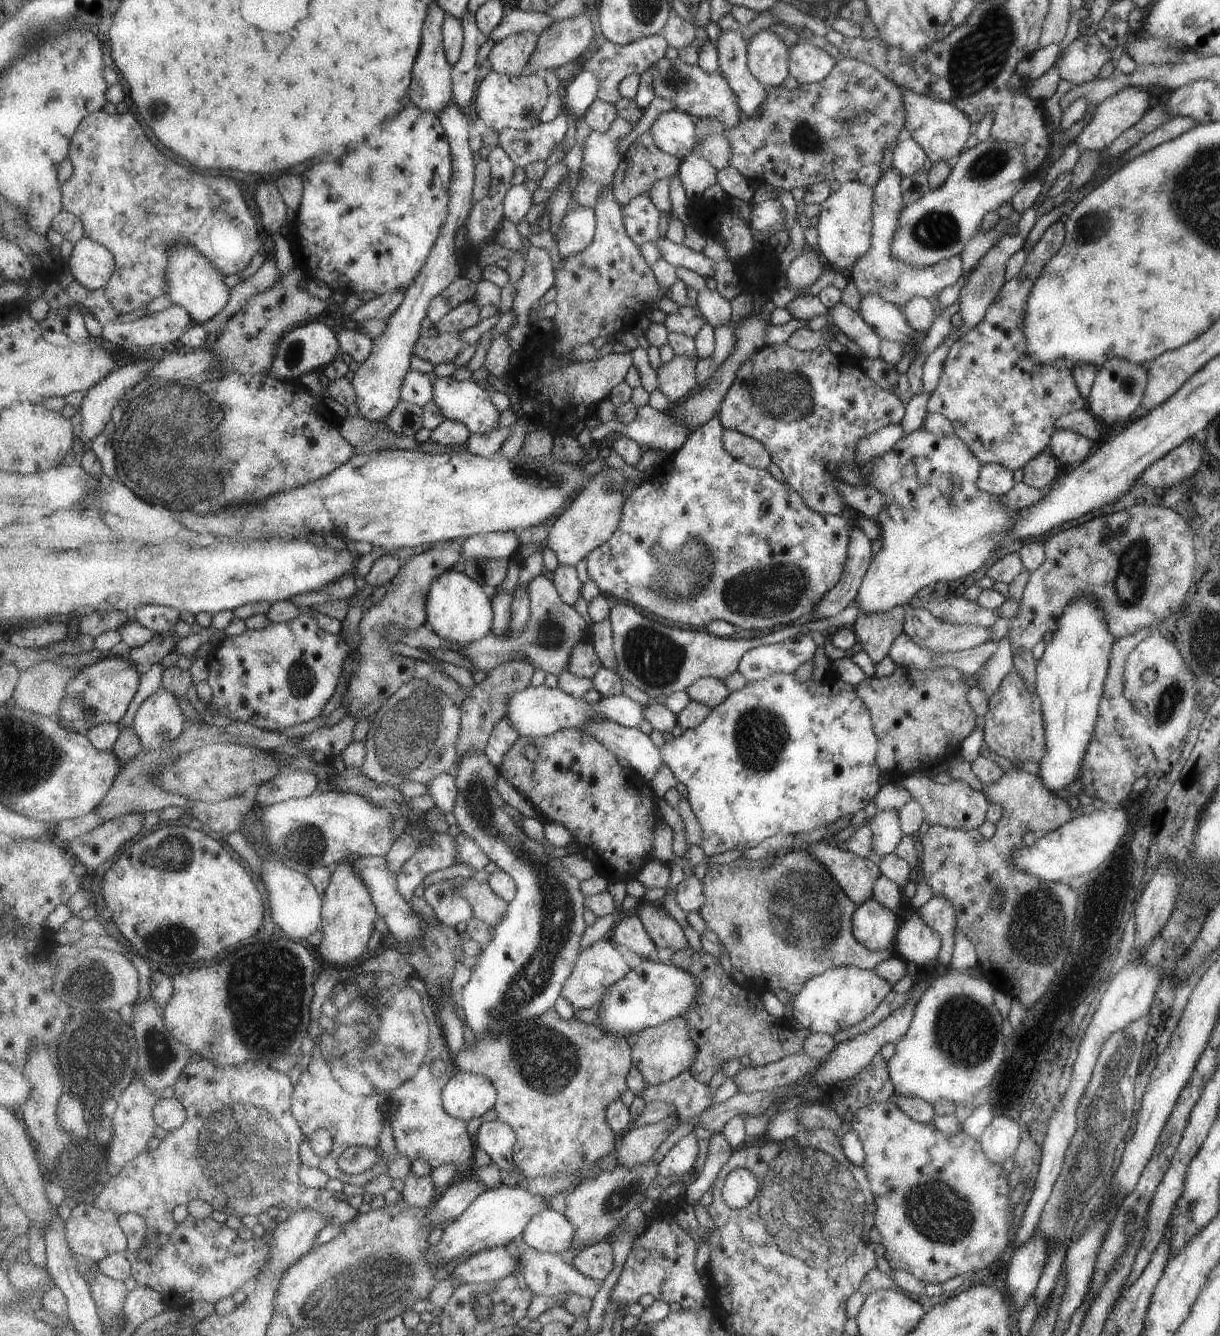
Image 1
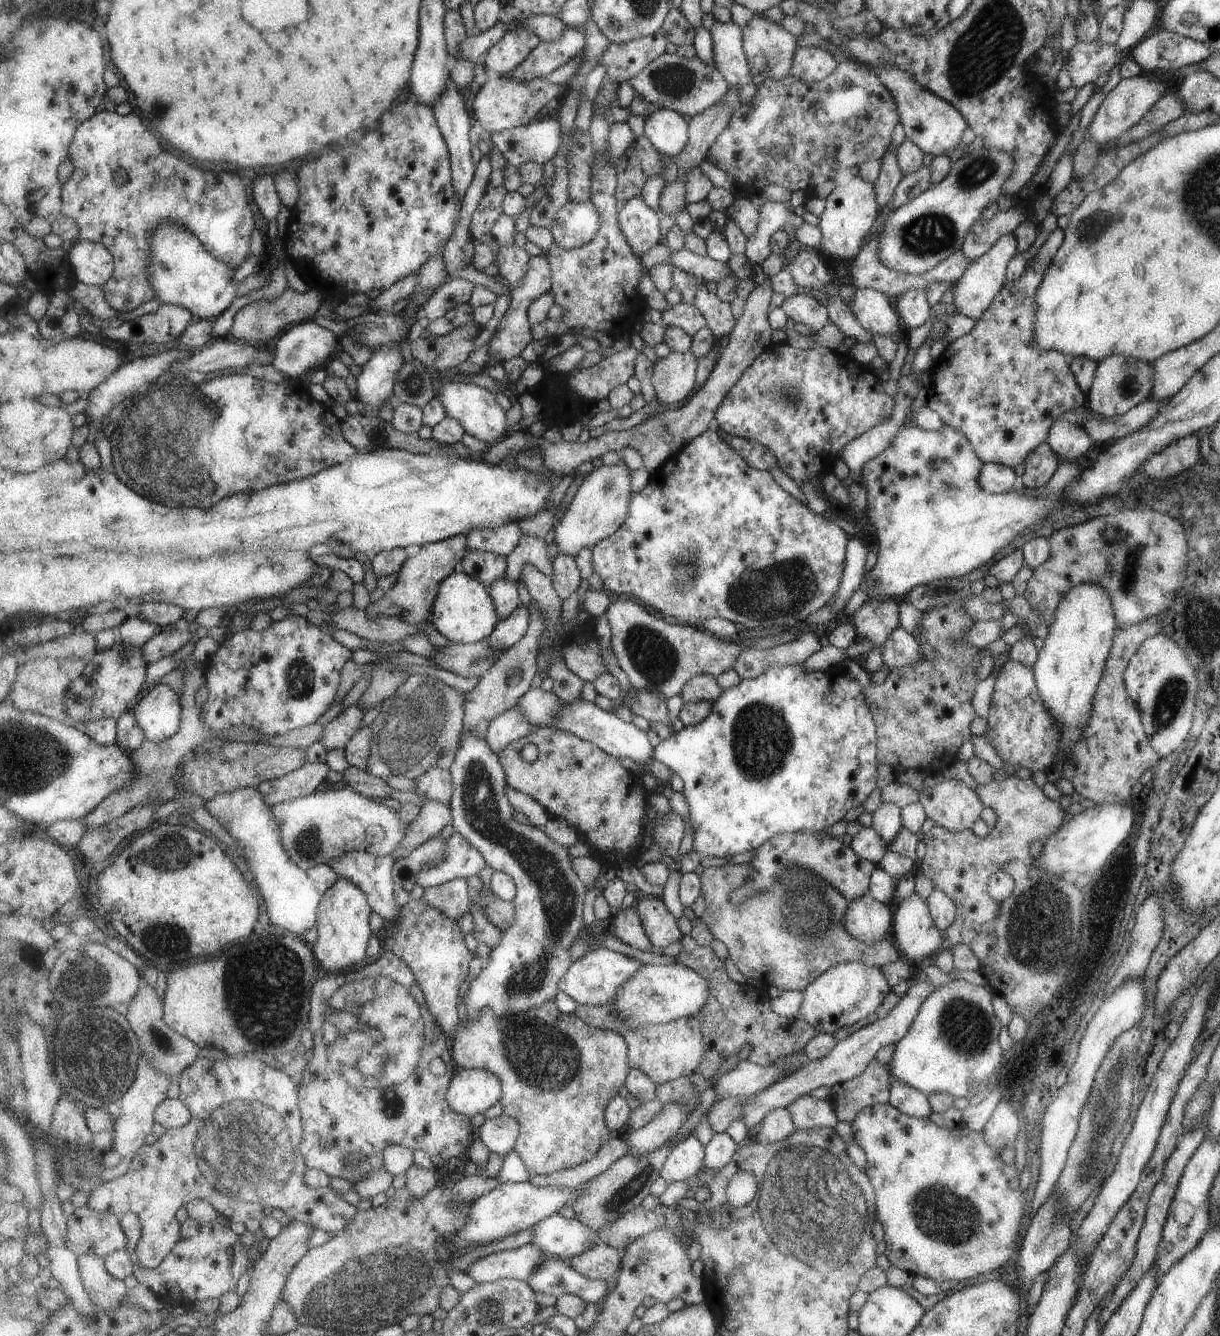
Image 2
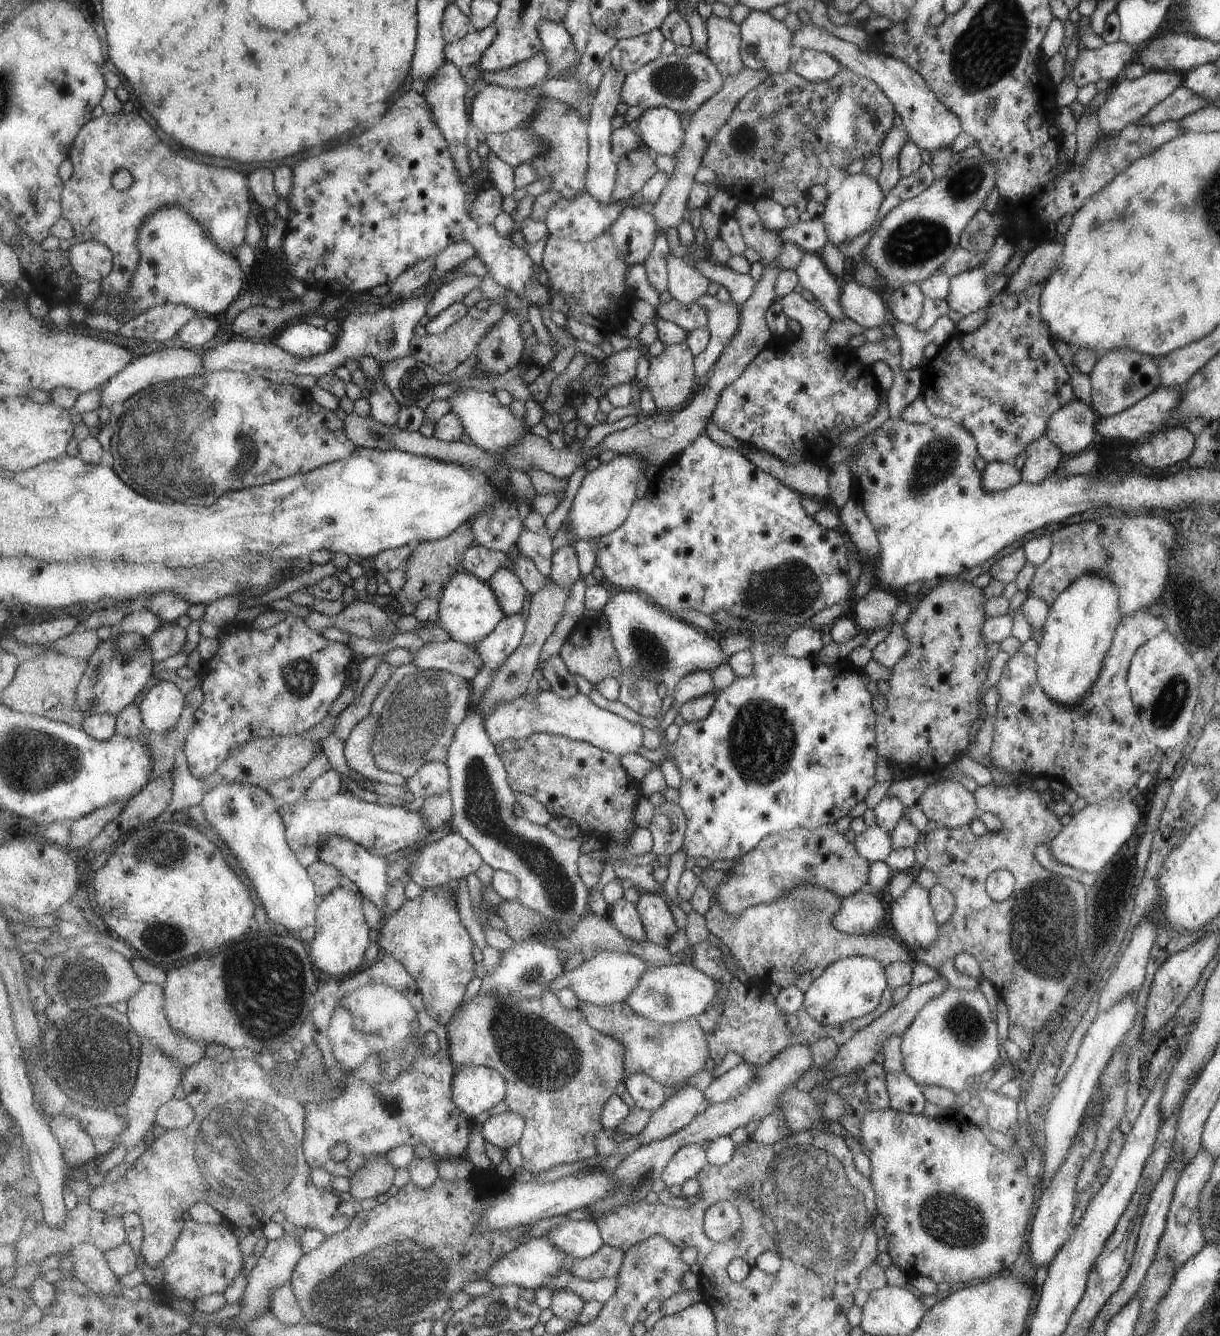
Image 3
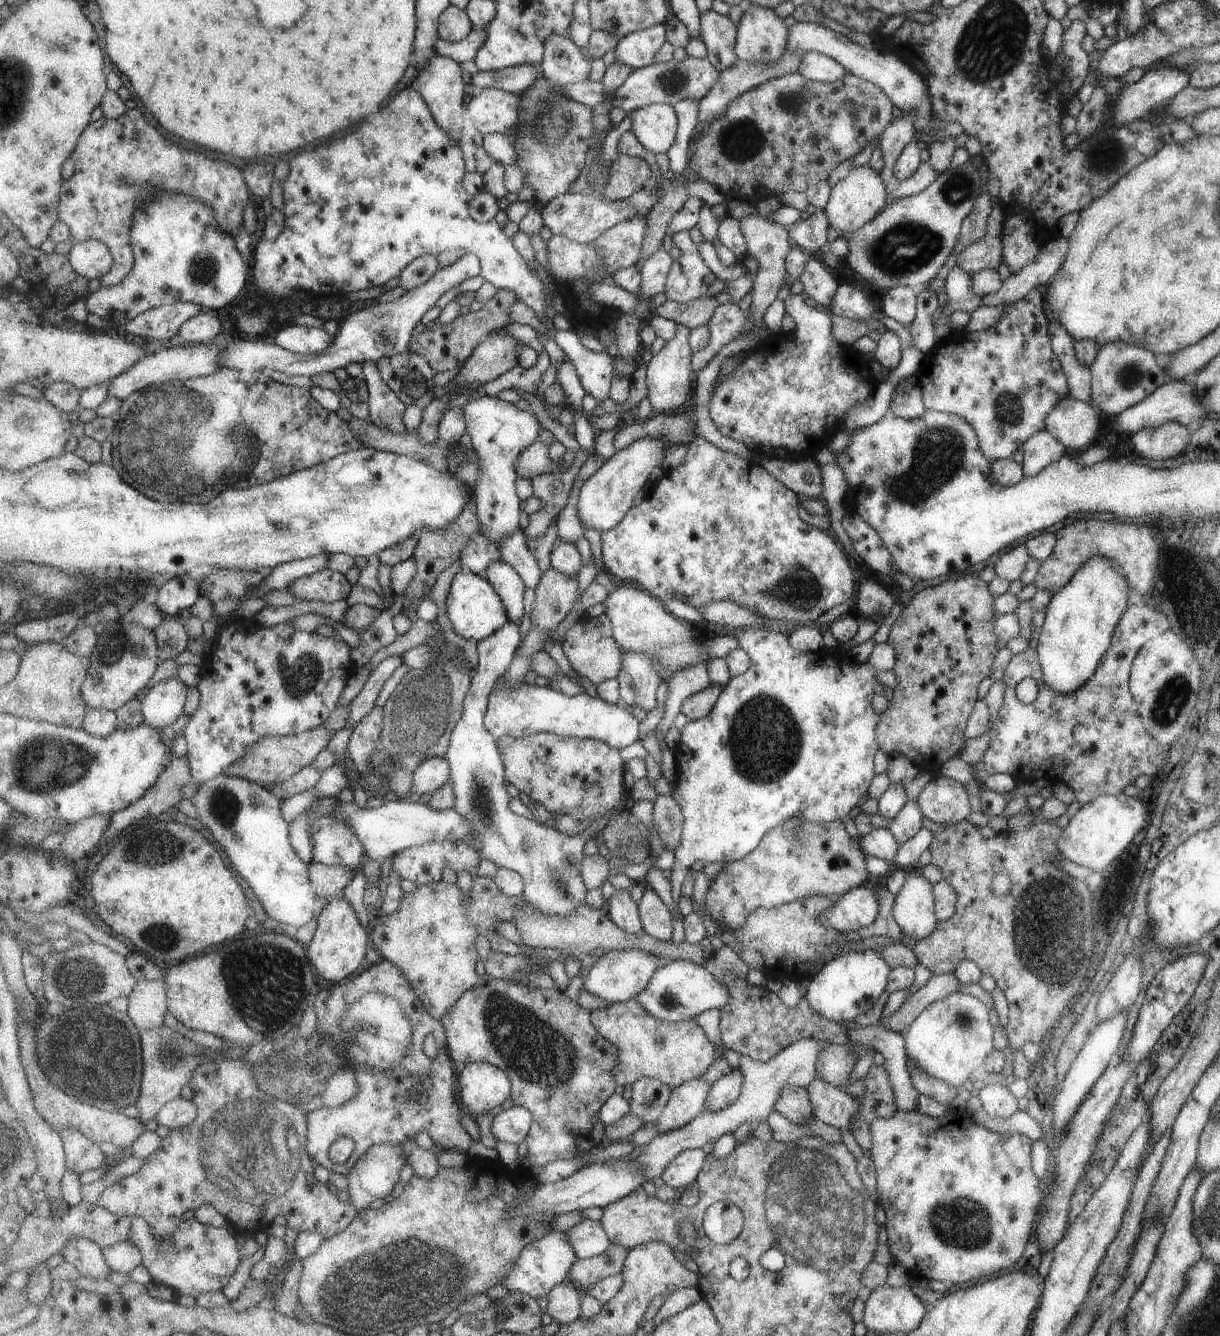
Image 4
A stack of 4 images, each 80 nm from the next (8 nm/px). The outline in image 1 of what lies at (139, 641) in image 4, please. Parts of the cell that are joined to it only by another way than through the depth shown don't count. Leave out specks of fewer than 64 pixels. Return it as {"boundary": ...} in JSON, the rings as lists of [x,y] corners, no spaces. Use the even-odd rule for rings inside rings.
{"boundary":[[[97,655],[96,661],[82,669],[67,685],[60,704],[59,720],[62,725],[69,730],[87,734],[90,728],[98,724],[120,723],[142,683],[141,668],[132,662],[126,655]]]}

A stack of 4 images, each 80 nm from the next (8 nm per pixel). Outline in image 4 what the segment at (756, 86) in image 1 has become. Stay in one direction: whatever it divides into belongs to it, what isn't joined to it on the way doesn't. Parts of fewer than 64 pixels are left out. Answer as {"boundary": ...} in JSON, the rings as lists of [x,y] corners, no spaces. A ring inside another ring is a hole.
{"boundary":[[[712,8],[701,15],[701,22],[702,39],[708,46],[708,59],[722,73],[739,59],[735,52],[739,26],[729,15]]]}

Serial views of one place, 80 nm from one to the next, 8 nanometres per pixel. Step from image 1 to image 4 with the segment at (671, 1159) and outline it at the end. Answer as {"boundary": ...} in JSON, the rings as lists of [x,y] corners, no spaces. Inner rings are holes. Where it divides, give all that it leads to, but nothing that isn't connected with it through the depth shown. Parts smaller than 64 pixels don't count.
{"boundary":[[[701,1147],[684,1150],[674,1161],[666,1166],[661,1176],[668,1186],[675,1190],[684,1190],[692,1183],[697,1183],[702,1173],[708,1153]]]}

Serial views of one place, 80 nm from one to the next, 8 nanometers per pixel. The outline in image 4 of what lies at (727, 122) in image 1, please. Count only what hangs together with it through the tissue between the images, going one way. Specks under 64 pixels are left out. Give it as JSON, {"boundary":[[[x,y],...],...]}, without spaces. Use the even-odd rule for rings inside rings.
{"boundary":[[[688,56],[685,60],[679,61],[673,57],[666,63],[653,63],[642,69],[635,69],[626,82],[614,92],[610,102],[613,107],[619,106],[629,114],[653,103],[675,106],[685,99],[701,102],[717,84],[720,76],[719,69],[708,58],[696,59]]]}

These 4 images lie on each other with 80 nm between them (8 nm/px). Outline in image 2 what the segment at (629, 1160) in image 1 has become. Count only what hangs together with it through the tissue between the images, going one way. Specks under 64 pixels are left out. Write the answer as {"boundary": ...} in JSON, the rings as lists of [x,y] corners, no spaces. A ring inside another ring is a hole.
{"boundary":[[[684,1102],[666,1104],[647,1126],[632,1130],[627,1136],[628,1154],[645,1154],[664,1145],[678,1134],[691,1113],[690,1106]]]}

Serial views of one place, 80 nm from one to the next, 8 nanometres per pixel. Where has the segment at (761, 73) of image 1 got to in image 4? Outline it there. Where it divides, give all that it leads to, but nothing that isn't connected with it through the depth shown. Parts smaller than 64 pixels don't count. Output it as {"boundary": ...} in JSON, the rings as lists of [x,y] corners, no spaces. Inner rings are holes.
{"boundary":[[[751,4],[739,24],[736,55],[754,63],[778,61],[786,47],[787,29],[774,9]]]}

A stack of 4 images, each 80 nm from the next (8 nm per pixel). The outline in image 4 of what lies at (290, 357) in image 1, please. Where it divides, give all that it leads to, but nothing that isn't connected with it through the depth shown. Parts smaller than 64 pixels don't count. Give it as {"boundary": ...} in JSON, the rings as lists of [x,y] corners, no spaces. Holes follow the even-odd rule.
{"boundary":[[[287,325],[276,334],[274,343],[294,353],[316,355],[325,352],[332,345],[334,337],[323,327]]]}

